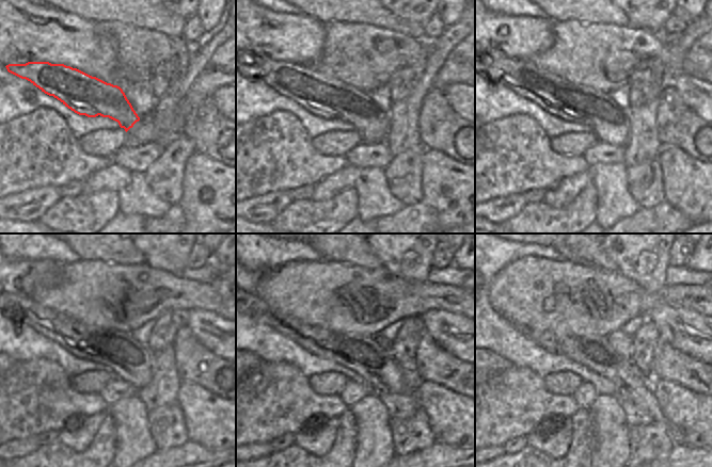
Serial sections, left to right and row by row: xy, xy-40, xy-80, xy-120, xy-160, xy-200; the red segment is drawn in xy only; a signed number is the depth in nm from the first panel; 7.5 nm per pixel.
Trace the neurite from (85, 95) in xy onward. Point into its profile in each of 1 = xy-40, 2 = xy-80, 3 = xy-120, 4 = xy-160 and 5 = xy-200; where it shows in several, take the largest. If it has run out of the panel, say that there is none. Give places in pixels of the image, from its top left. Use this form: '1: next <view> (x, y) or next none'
1: next xy-40 (326, 97)
2: next xy-80 (610, 122)
3: next xy-120 (128, 359)
4: next xy-160 (374, 363)
5: next xy-200 (596, 353)

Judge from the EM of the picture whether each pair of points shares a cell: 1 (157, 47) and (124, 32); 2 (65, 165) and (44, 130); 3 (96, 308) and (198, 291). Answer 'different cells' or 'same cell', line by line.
1: same cell
2: same cell
3: same cell

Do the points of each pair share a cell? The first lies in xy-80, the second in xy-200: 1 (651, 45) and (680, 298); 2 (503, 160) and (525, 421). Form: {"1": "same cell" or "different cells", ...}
{"1": "same cell", "2": "same cell"}

